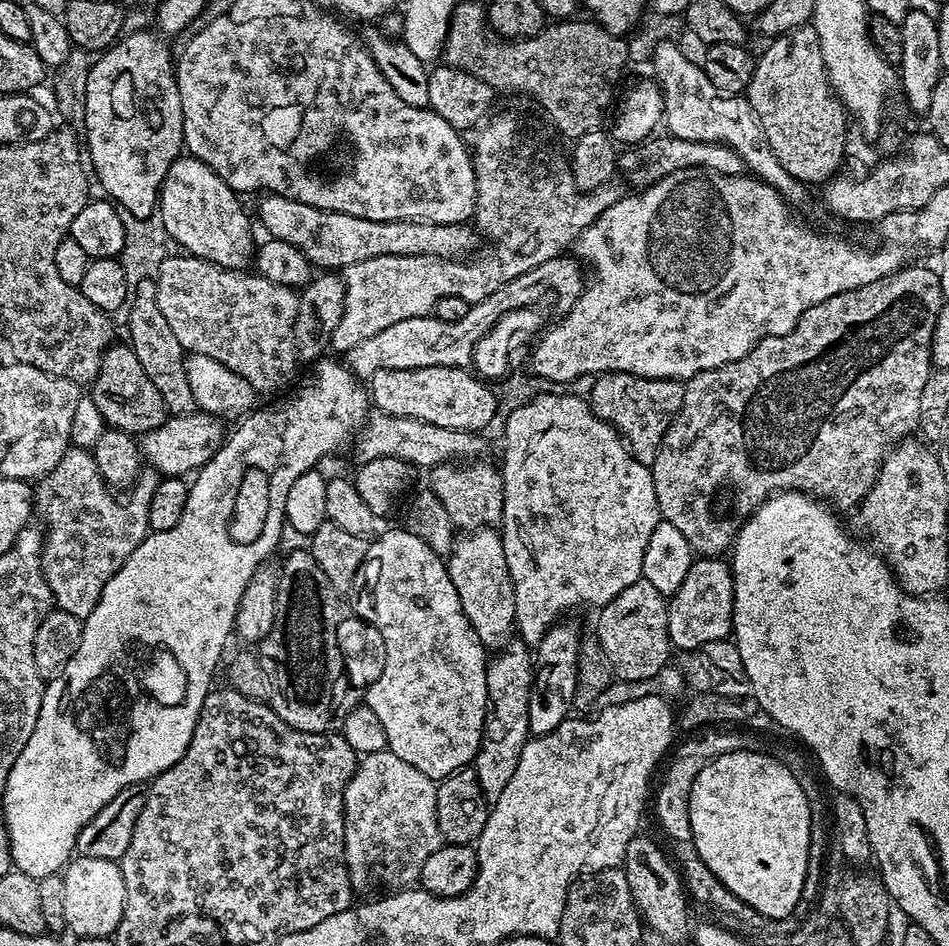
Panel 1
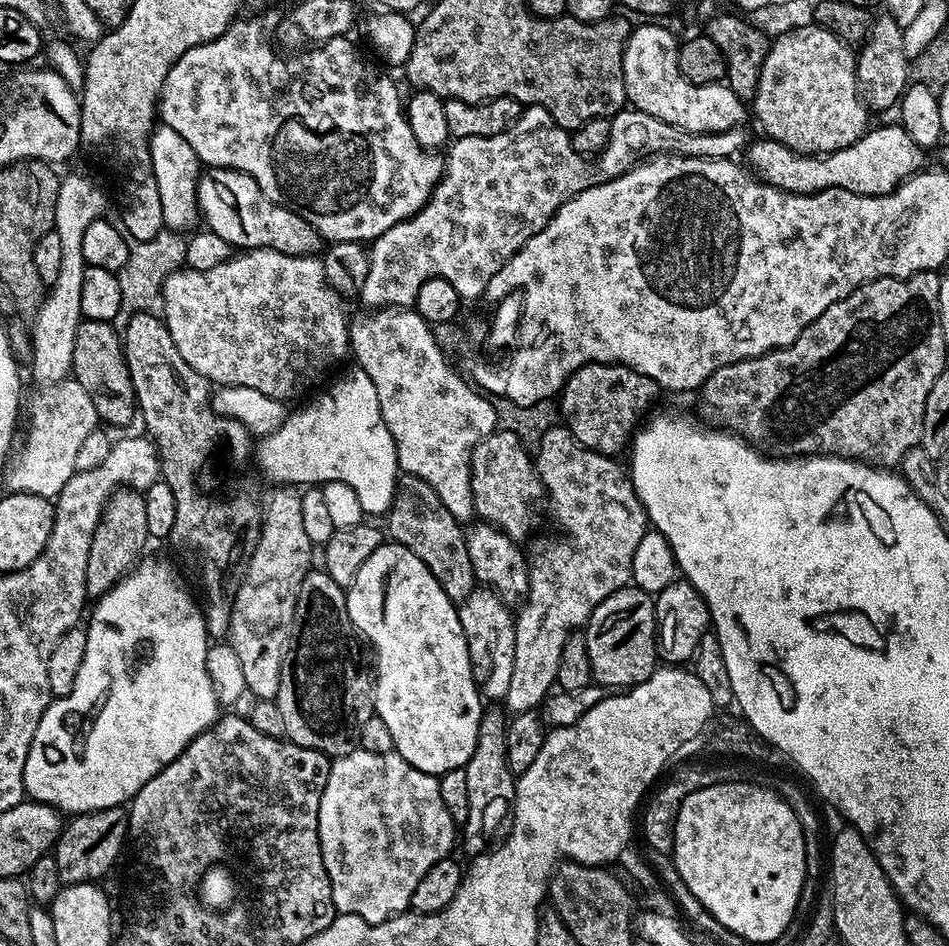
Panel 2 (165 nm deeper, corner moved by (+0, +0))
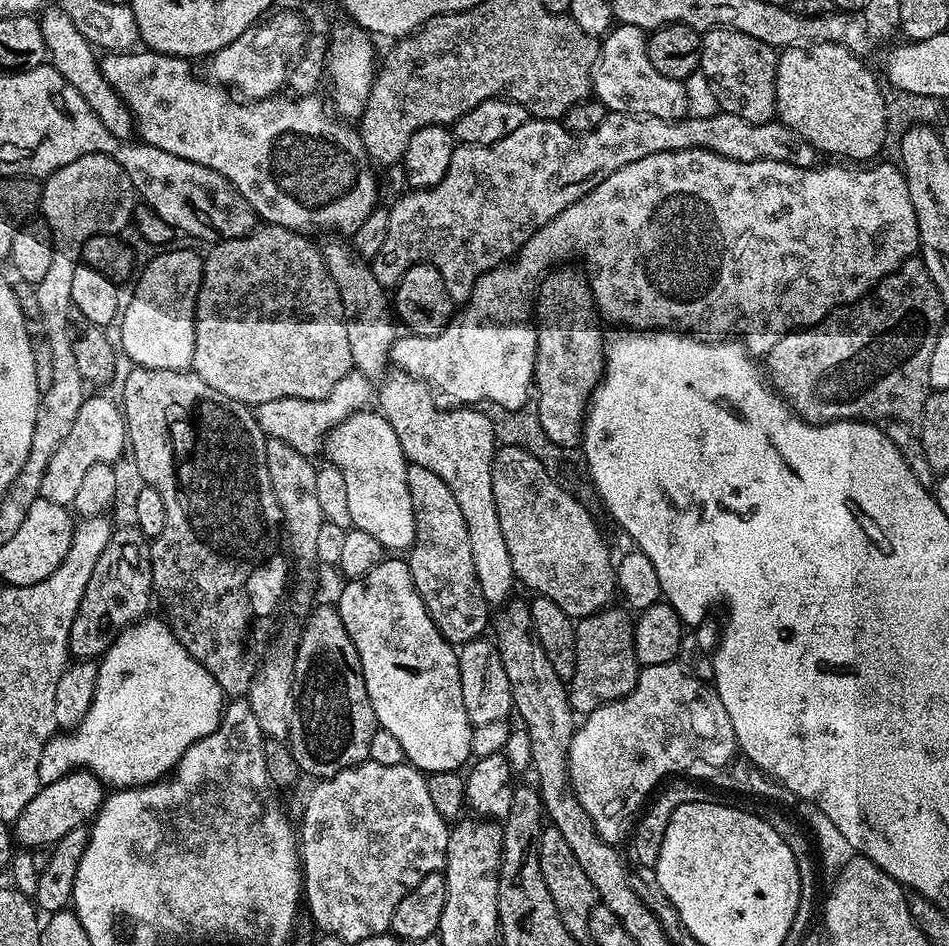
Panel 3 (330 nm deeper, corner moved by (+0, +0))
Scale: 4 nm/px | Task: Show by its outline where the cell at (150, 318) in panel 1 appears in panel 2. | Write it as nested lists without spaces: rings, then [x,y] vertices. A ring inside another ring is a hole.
[[[152,310],[135,313],[126,327],[122,343],[136,395],[138,416],[145,420],[145,433],[156,445],[160,475],[170,490],[174,490],[174,530],[170,544],[204,560],[200,564],[200,584],[204,587],[202,607],[206,630],[213,641],[223,641],[228,634],[234,599],[234,584],[228,581],[228,575],[236,563],[239,565],[251,553],[260,537],[261,481],[257,469],[250,463],[254,456],[254,437],[242,422],[226,418],[214,410],[210,381],[198,374],[198,370],[194,370],[182,354],[178,354],[178,346],[174,346],[170,330],[157,313],[156,316]]]

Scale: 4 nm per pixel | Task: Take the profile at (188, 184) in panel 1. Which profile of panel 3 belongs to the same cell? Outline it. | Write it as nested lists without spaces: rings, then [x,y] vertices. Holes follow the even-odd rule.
[[[59,6],[45,8],[39,13],[38,19],[42,38],[48,47],[47,59],[51,67],[56,68],[58,74],[62,74],[62,78],[66,78],[66,82],[70,82],[70,86],[78,90],[78,94],[82,94],[86,106],[94,110],[102,126],[106,126],[106,130],[110,130],[112,136],[127,141],[131,137],[128,135],[133,135],[134,132],[132,112],[124,105],[124,100],[120,95],[112,89],[110,82],[106,82],[106,78],[100,73],[97,49],[93,48],[86,38],[82,38],[82,34],[78,34],[78,26],[70,22],[70,14],[66,14]]]

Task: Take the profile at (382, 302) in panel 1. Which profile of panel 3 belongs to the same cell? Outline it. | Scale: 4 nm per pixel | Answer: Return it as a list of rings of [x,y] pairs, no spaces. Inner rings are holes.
[[[717,111],[715,115],[663,120],[653,116],[633,116],[630,112],[609,112],[606,118],[602,118],[602,126],[581,136],[565,130],[560,120],[529,118],[514,134],[502,138],[497,144],[457,146],[452,151],[446,178],[438,186],[405,191],[405,196],[396,205],[391,205],[386,242],[382,242],[382,250],[378,250],[370,262],[374,278],[378,278],[385,290],[392,290],[410,266],[430,262],[442,274],[452,301],[467,301],[483,272],[511,261],[539,228],[550,223],[562,210],[577,204],[591,188],[598,187],[607,176],[614,174],[614,170],[650,154],[705,148],[707,152],[717,152],[719,156],[738,162],[773,160],[792,164],[795,168],[817,167],[816,147],[785,124],[751,124],[722,111]]]

